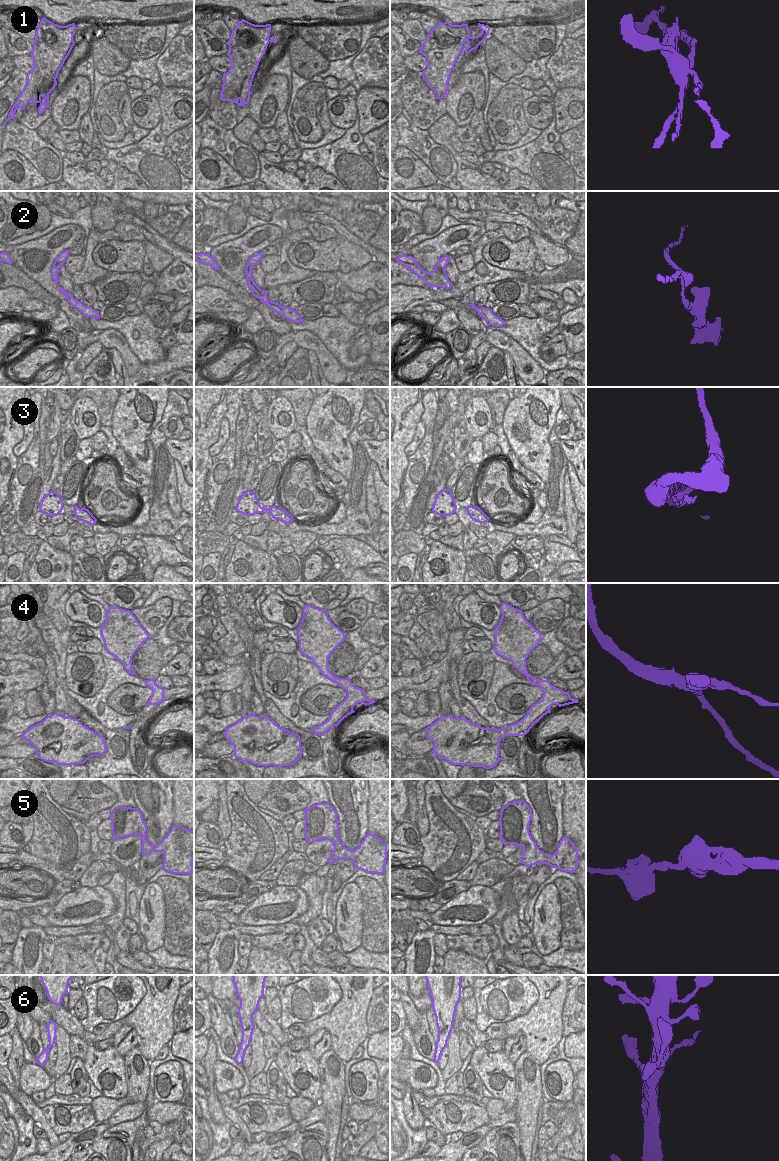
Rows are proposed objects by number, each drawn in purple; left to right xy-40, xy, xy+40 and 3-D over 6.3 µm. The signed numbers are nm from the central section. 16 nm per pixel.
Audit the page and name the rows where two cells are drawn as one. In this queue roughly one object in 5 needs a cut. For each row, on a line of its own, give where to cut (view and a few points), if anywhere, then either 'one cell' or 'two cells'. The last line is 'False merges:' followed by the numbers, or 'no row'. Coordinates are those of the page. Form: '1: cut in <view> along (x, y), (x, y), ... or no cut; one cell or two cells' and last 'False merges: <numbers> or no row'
1: cut in xy along (229, 47), (254, 34), (261, 57); two cells
2: no cut; one cell
3: no cut; one cell
4: no cut; one cell
5: no cut; one cell
6: no cut; one cell
False merges: 1

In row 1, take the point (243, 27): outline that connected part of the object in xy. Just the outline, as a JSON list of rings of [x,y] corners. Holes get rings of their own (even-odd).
[[[242,19],[238,22],[237,26],[232,31],[231,37],[227,43],[230,48],[233,48],[238,45],[243,45],[245,35],[250,35],[251,42],[253,42],[254,37],[252,35],[254,34],[261,40],[261,42],[259,43],[260,46],[256,47],[256,49],[259,52],[258,55],[260,57],[263,57],[269,42],[275,42],[274,36],[272,36],[271,38],[269,37],[270,32],[271,24],[255,25]]]

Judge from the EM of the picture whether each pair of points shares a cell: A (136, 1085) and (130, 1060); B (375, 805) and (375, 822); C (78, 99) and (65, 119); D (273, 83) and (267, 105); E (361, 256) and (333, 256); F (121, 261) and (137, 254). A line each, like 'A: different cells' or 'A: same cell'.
A: same cell
B: same cell
C: same cell
D: same cell
E: different cells
F: same cell

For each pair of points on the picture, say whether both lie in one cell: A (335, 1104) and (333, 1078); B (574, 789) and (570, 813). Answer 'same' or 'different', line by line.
A: same
B: same

